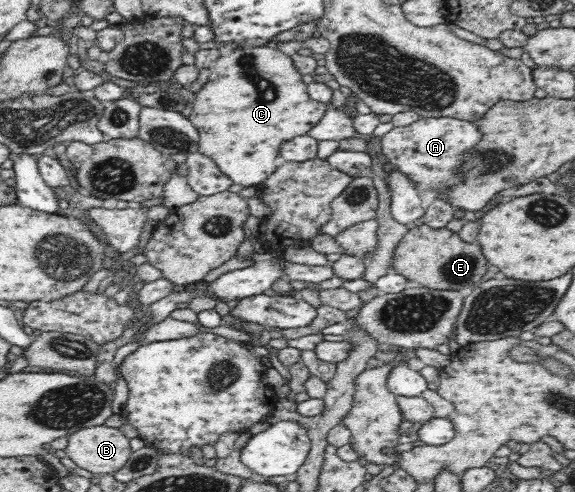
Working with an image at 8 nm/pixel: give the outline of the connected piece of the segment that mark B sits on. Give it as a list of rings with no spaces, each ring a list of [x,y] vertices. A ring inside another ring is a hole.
[[[82,428],[68,438],[66,456],[77,467],[93,474],[112,475],[130,457],[129,440],[118,428]]]

